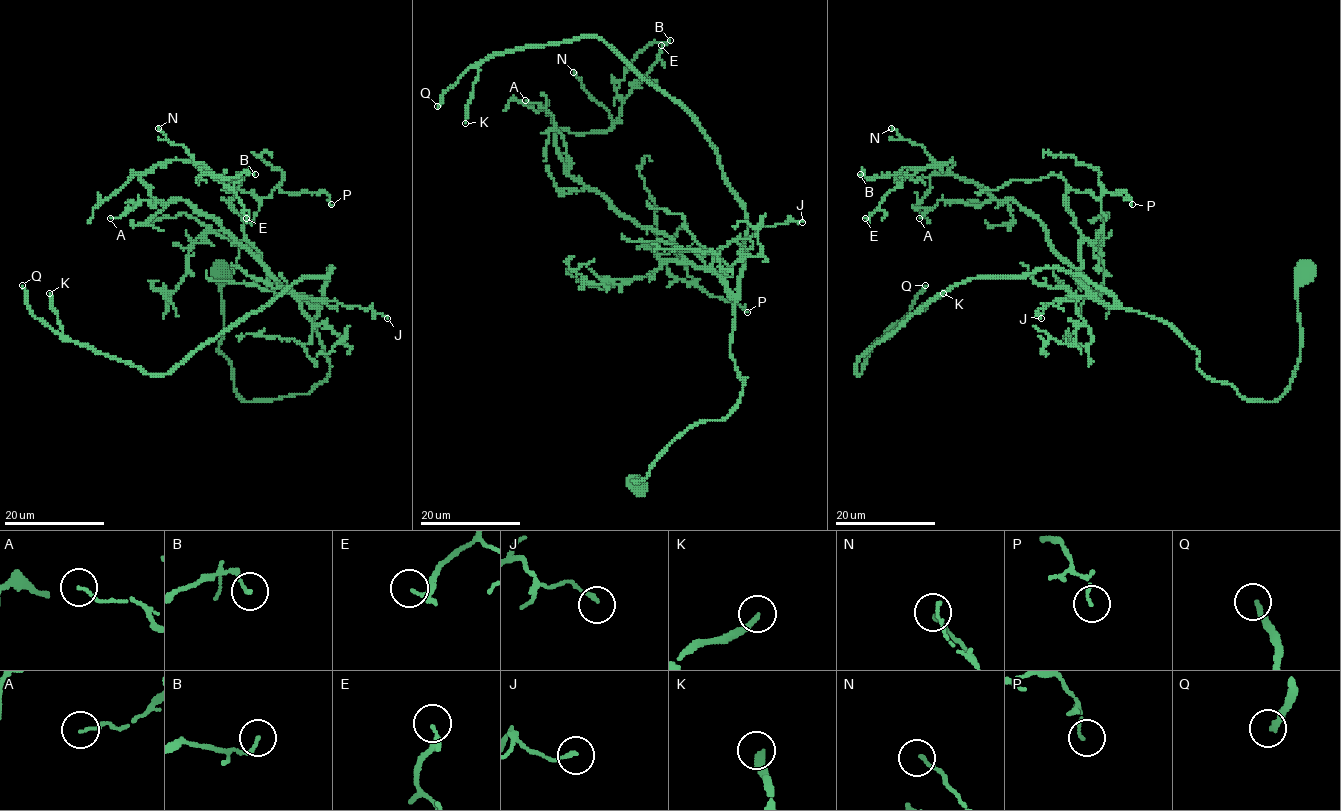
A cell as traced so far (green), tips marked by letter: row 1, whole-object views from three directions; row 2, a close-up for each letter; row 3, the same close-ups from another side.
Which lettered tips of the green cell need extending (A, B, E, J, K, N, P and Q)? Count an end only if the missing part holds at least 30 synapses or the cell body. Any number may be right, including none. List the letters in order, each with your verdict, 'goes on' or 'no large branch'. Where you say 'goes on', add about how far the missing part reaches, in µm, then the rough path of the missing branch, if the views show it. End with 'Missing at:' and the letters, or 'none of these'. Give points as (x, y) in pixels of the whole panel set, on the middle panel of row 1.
A: no large branch
B: no large branch
E: no large branch
J: no large branch
K: goes on; about 80 µm are missing
N: no large branch
P: no large branch
Q: goes on; about 80 µm are missing
Missing at: K, Q

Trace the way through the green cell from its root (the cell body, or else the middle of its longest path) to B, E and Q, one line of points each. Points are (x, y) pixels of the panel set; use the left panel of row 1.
B: (223, 271), (219, 350), (237, 395), (324, 382), (319, 308), (140, 179), (171, 160), (255, 174)
E: (223, 271), (219, 350), (237, 395), (324, 382), (319, 308), (140, 174), (204, 165), (246, 218)
Q: (223, 271), (219, 350), (237, 395), (324, 382), (315, 319), (331, 269), (161, 374), (62, 338), (22, 285)

